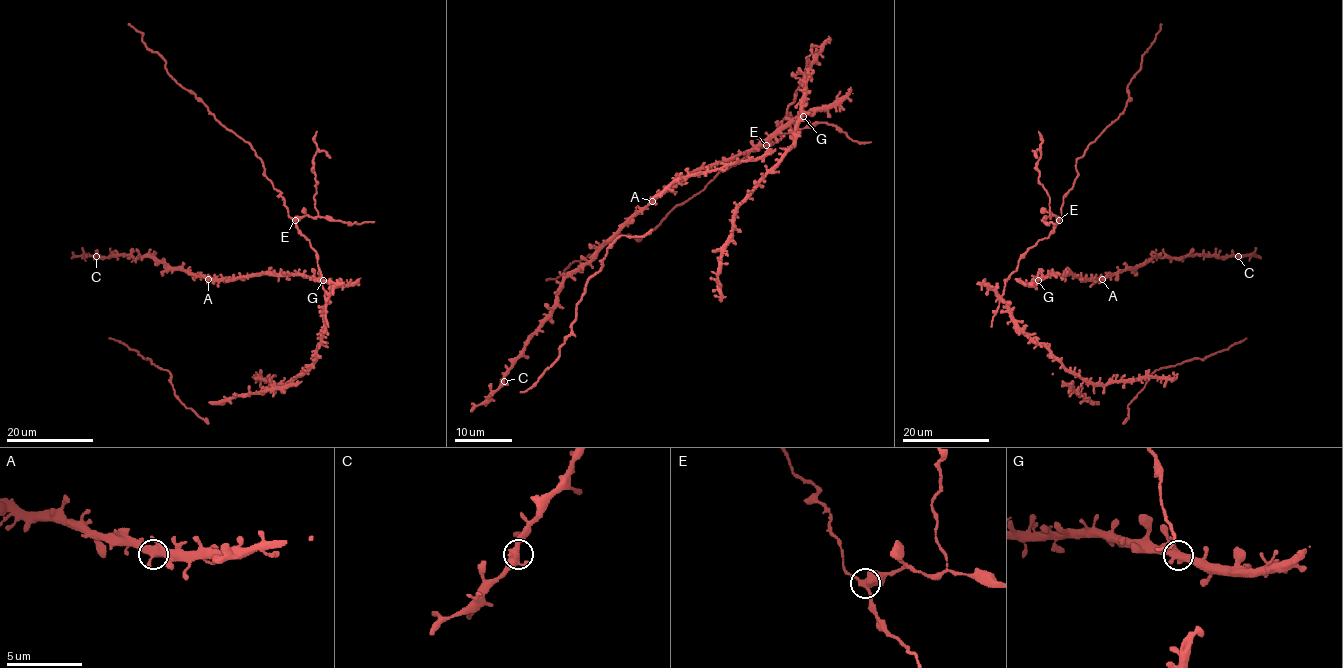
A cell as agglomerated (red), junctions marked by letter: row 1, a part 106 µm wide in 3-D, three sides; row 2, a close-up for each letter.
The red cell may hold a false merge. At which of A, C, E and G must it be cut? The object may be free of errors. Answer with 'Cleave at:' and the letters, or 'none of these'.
Cleave at: E

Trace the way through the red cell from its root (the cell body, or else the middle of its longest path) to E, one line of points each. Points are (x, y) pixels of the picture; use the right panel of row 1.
E: (1011, 316), (1009, 305), (1002, 298), (1005, 281), (1016, 269), (1019, 259), (1046, 238), (1059, 219)

